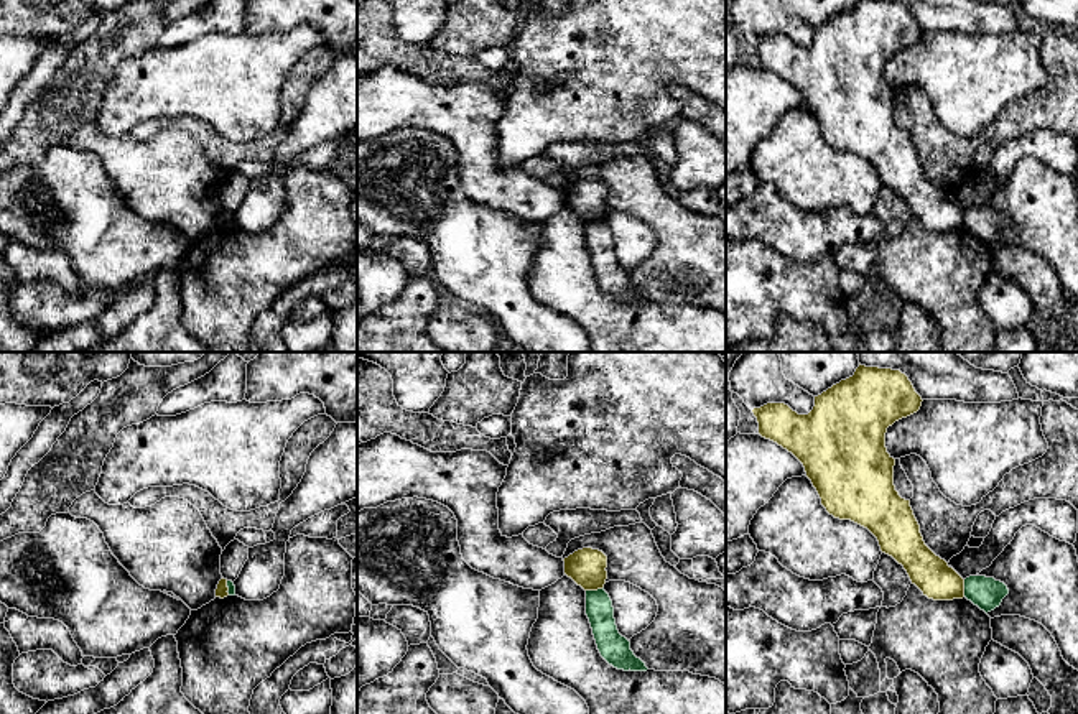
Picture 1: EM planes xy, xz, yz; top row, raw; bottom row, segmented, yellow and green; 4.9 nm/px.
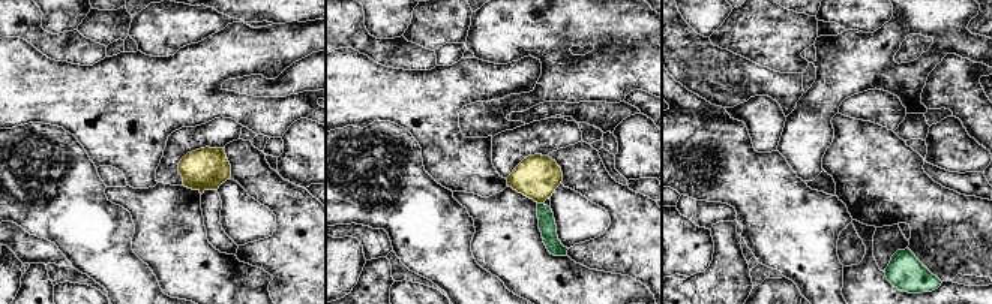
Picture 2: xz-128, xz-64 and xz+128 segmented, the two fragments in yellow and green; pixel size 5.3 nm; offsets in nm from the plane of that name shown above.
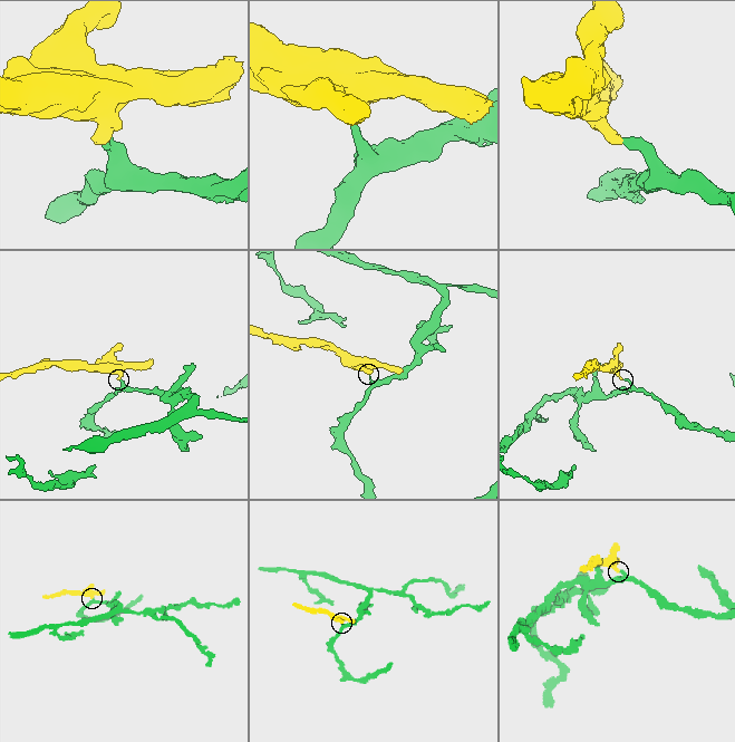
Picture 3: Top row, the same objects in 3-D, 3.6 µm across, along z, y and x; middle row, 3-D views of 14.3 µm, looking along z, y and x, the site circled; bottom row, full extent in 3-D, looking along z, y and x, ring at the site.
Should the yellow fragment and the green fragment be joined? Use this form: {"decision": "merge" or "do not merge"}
{"decision": "do not merge"}

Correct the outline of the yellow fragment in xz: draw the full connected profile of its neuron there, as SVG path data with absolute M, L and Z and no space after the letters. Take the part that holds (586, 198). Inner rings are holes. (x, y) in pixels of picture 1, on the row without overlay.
M583 179L569 186L565 192L565 206L584 222L602 220L607 211L607 188L592 179Z

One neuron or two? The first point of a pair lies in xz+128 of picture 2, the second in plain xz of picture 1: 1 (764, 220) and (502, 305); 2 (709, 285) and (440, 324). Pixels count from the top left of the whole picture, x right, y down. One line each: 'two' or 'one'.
1: one
2: two

